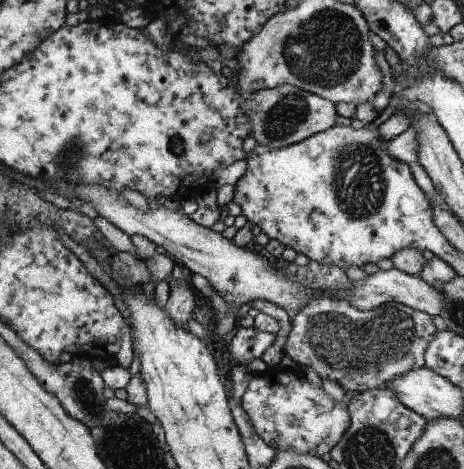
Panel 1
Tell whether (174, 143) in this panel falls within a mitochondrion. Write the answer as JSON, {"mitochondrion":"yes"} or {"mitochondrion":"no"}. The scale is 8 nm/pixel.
{"mitochondrion":"no"}

